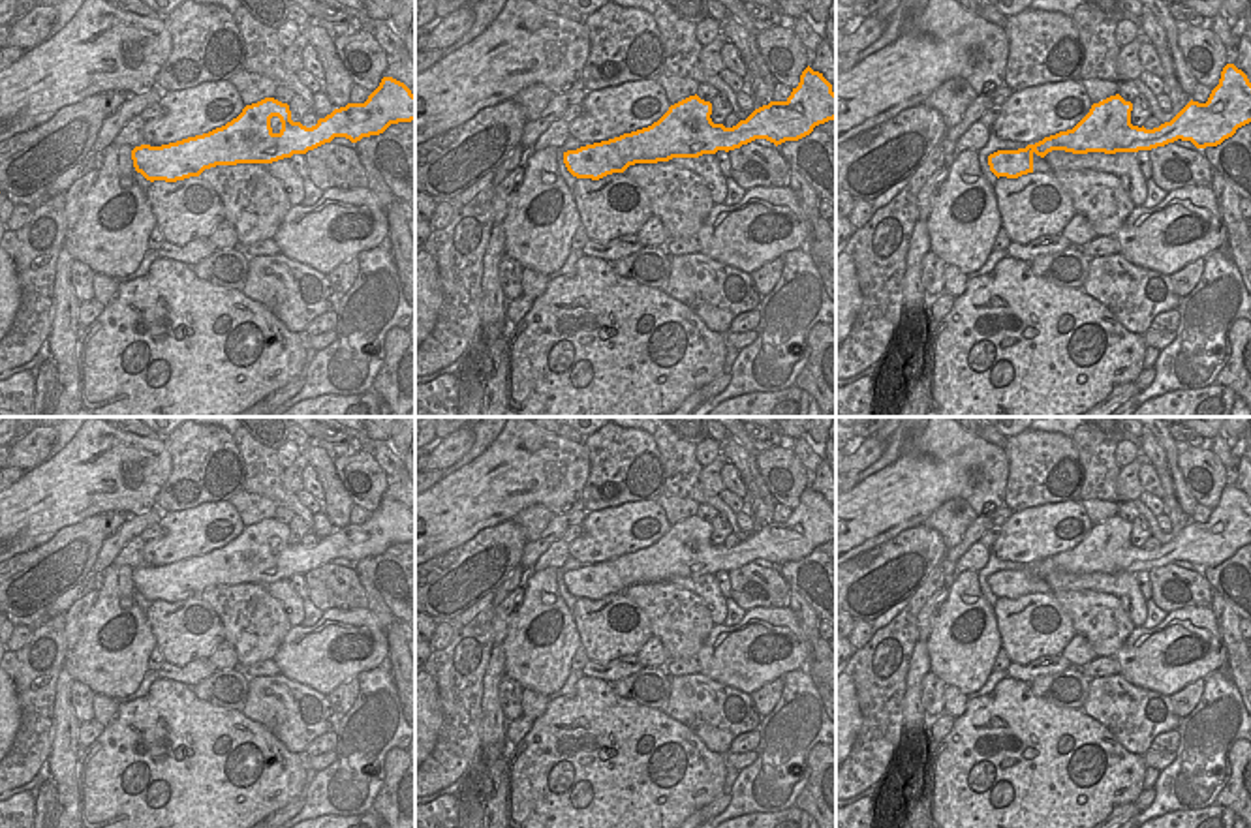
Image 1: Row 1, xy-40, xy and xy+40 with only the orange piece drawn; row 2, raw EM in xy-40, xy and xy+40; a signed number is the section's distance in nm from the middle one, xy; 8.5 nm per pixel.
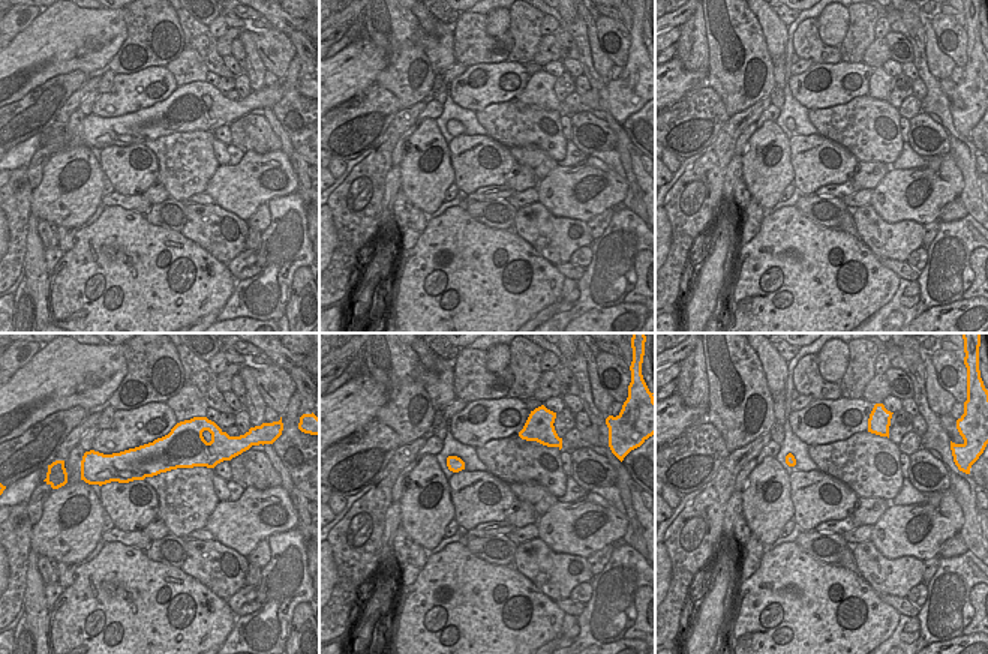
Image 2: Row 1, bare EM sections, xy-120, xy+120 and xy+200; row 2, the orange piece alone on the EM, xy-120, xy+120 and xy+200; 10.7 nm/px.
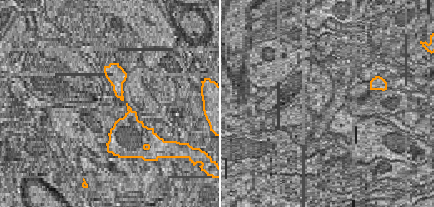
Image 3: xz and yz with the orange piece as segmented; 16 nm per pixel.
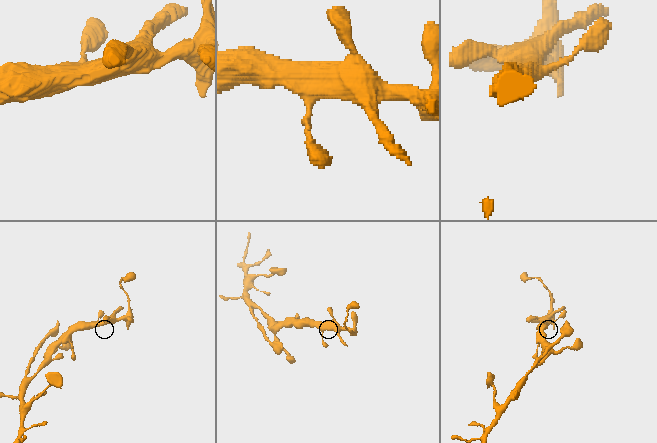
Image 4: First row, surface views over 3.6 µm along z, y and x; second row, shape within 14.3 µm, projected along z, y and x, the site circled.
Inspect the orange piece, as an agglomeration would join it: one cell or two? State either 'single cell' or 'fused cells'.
single cell

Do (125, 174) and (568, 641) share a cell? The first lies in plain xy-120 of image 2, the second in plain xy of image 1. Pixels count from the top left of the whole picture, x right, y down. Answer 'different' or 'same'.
different

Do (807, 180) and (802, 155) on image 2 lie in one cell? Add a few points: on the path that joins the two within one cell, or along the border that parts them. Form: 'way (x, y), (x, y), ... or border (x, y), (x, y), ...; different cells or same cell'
way (807, 174), (807, 161); same cell

